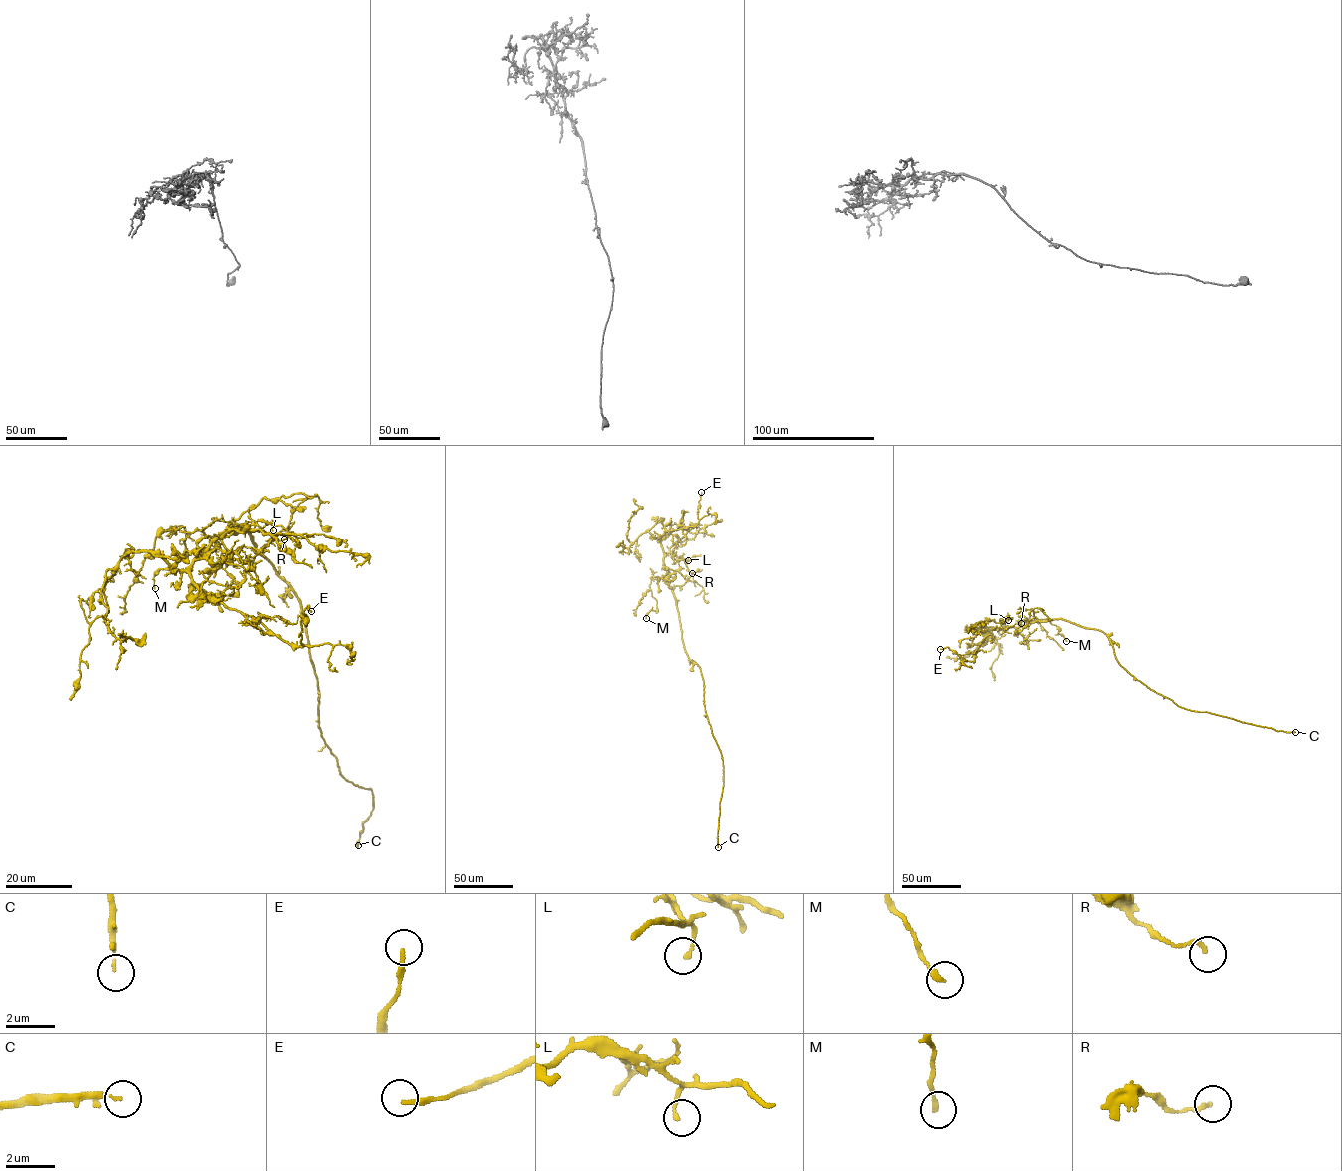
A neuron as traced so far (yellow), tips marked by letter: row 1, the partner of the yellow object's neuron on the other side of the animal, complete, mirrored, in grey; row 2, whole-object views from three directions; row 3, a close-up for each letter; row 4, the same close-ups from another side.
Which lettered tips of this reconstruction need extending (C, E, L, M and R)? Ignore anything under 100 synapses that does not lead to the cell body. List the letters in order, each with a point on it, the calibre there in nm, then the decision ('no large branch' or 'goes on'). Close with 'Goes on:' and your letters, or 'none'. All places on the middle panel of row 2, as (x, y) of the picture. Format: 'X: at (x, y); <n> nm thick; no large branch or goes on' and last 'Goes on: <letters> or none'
C: at (718, 847); 80 nm thick; goes on
E: at (701, 492); 190 nm thick; no large branch
L: at (688, 560); 160 nm thick; no large branch
M: at (646, 618); 220 nm thick; no large branch
R: at (692, 573); 180 nm thick; no large branch
Goes on: C

